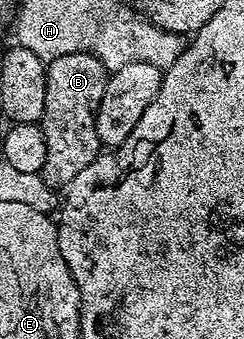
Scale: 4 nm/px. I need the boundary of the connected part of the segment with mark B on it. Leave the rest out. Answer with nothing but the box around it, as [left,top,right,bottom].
[40,52,108,188]

